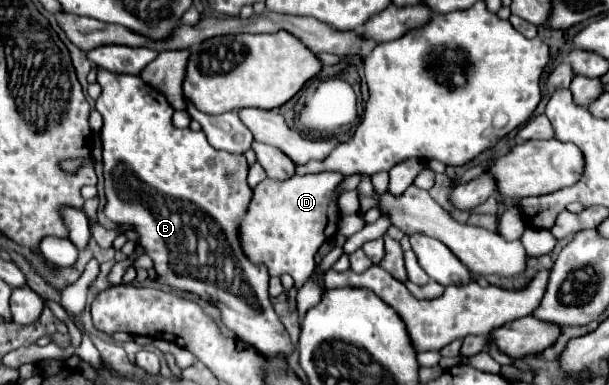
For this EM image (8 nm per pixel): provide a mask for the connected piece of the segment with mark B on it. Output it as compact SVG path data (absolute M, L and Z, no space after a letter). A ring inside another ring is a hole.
M96 67L98 69L98 83L102 87L102 93L100 97L96 99L96 109L100 111L100 115L104 117L104 125L102 125L102 145L104 145L104 151L102 151L102 159L104 159L104 191L106 191L106 207L104 207L104 215L114 221L116 225L130 225L134 227L134 231L138 233L138 239L136 241L126 241L126 245L122 247L122 253L124 255L132 255L136 247L142 247L146 251L146 255L154 261L154 271L156 271L156 281L160 285L168 285L172 289L180 289L180 291L186 291L186 293L194 293L198 295L200 299L204 301L212 301L218 311L222 313L222 323L242 341L250 343L252 347L256 347L262 355L276 355L276 353L282 353L282 355L290 355L294 345L290 343L290 337L284 329L284 325L280 323L274 307L272 307L272 301L268 297L268 271L266 267L262 265L256 265L256 263L250 263L246 259L246 253L242 251L242 243L238 243L238 223L242 221L242 215L246 215L246 207L250 205L250 195L252 195L252 189L248 187L246 183L246 175L248 175L248 163L246 163L246 157L244 155L232 155L232 153L226 153L226 151L216 151L214 147L210 147L210 143L206 141L204 133L202 131L190 131L190 129L176 129L172 125L172 107L170 103L166 101L166 97L158 91L158 89L152 89L148 83L144 83L140 77L134 77L134 75L114 75L110 71L102 71L102 67Z

